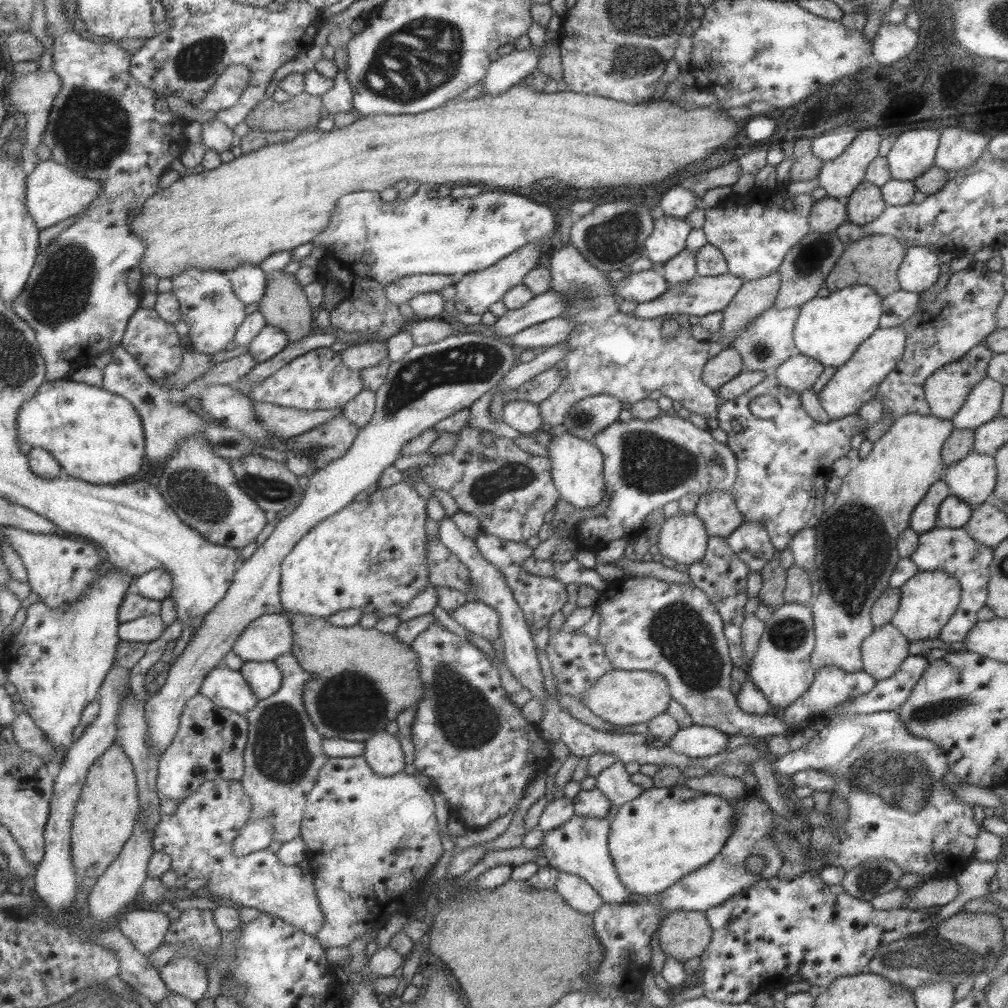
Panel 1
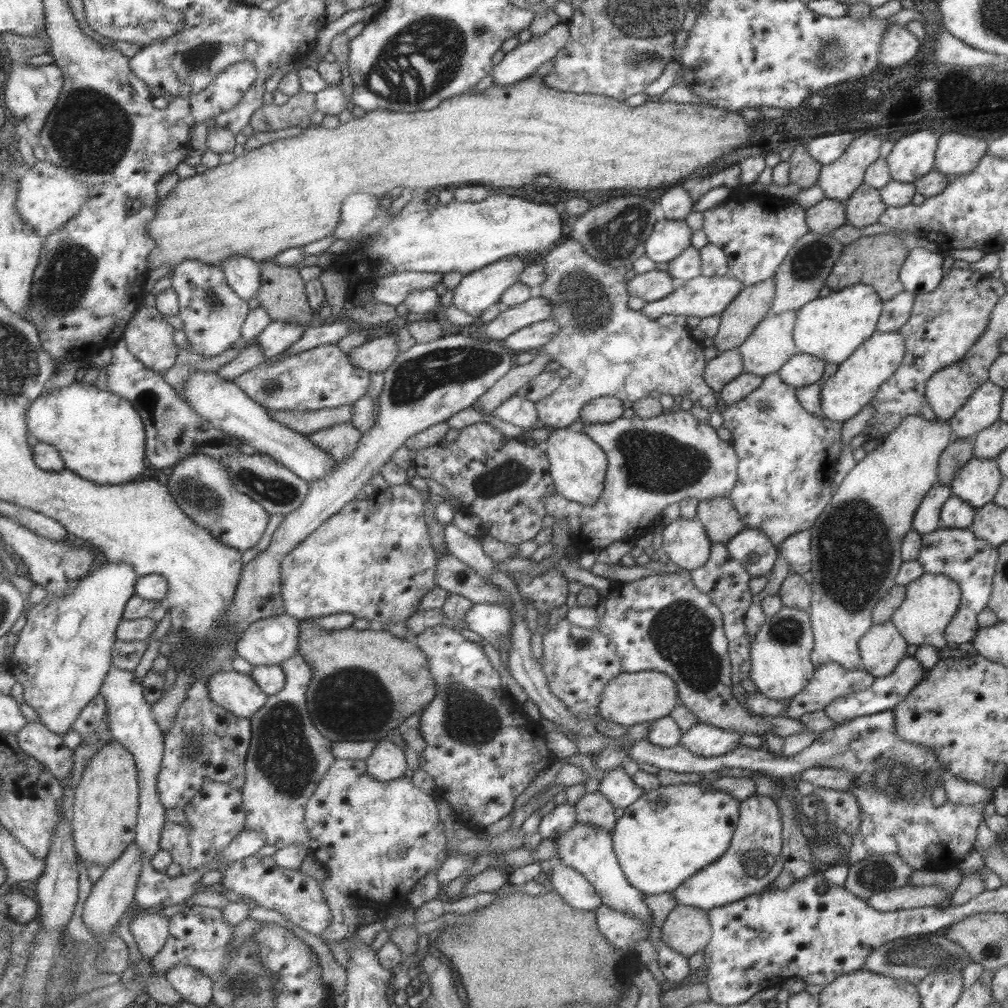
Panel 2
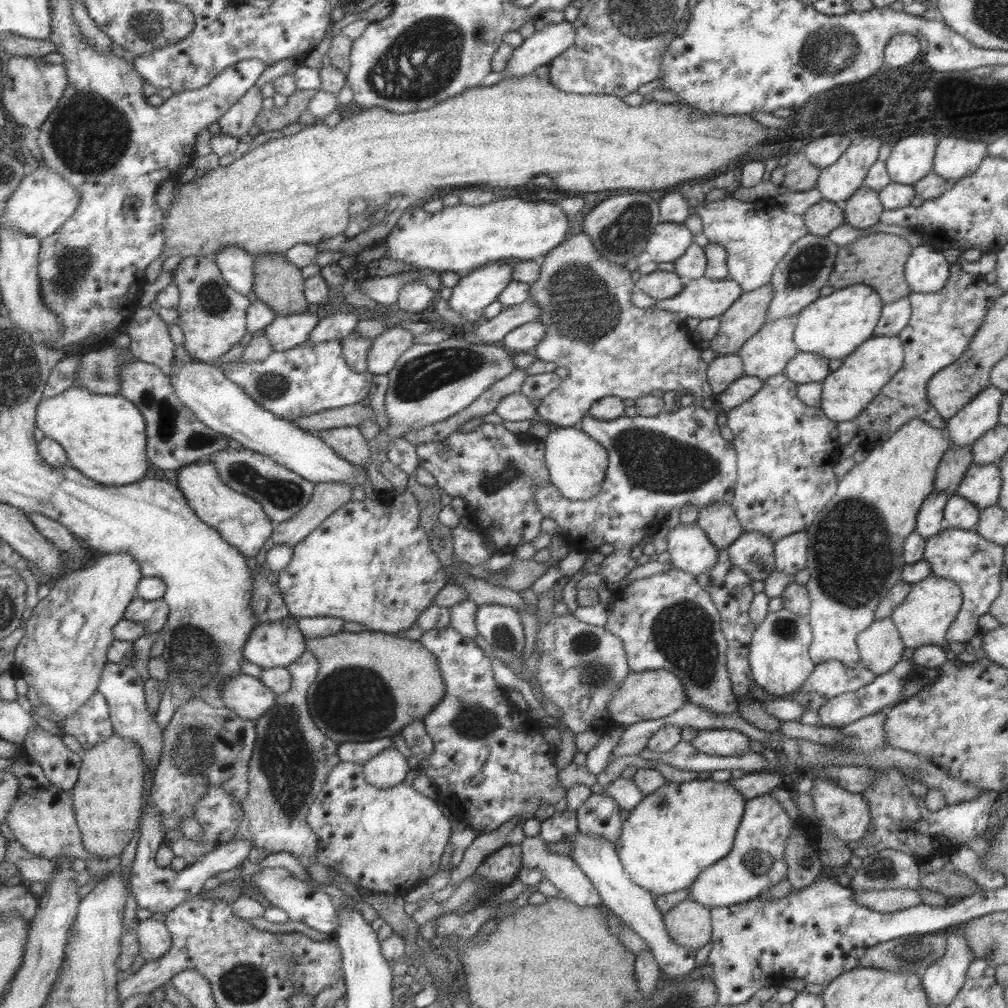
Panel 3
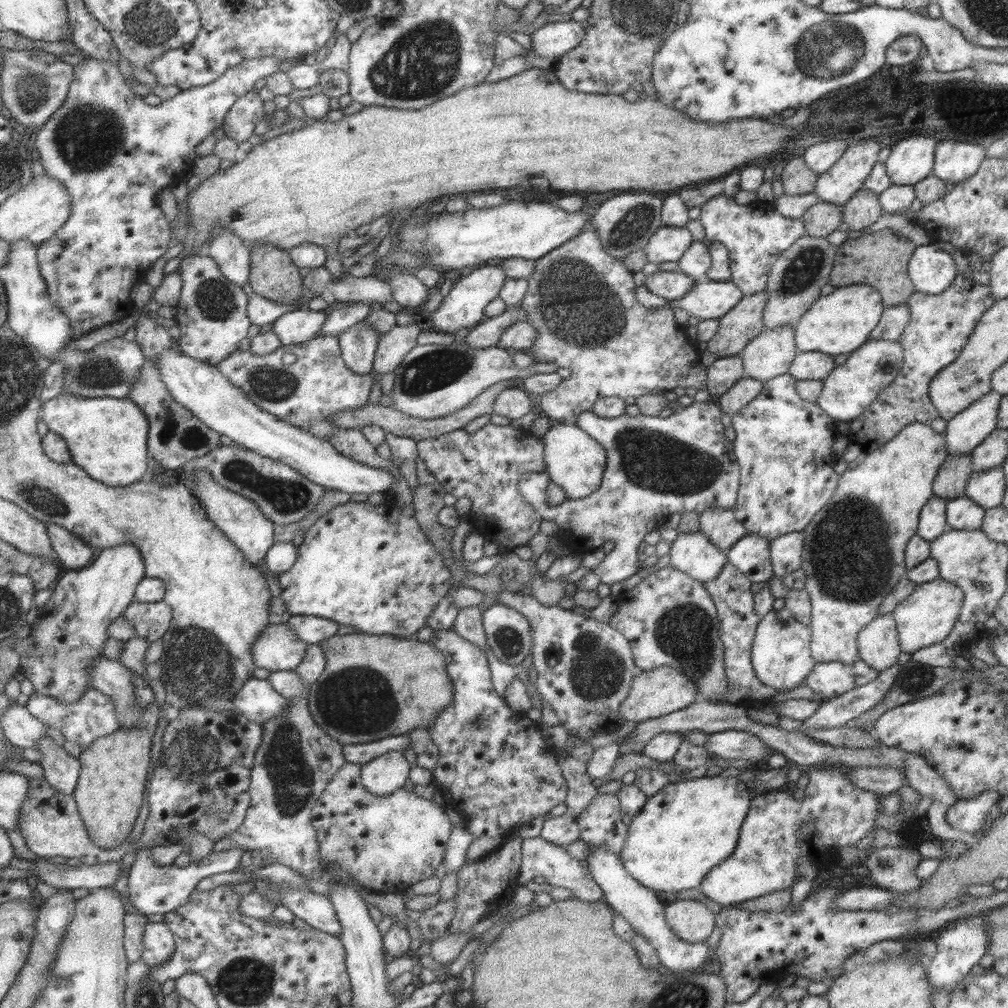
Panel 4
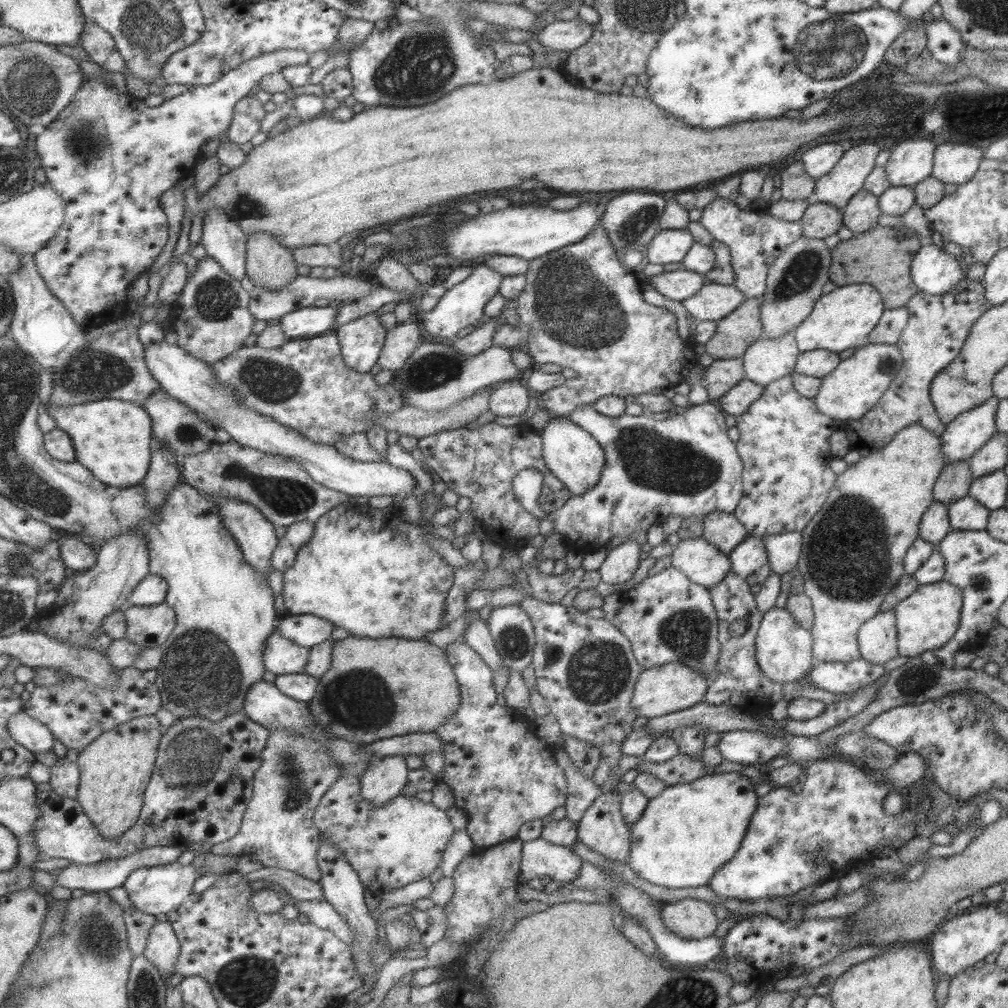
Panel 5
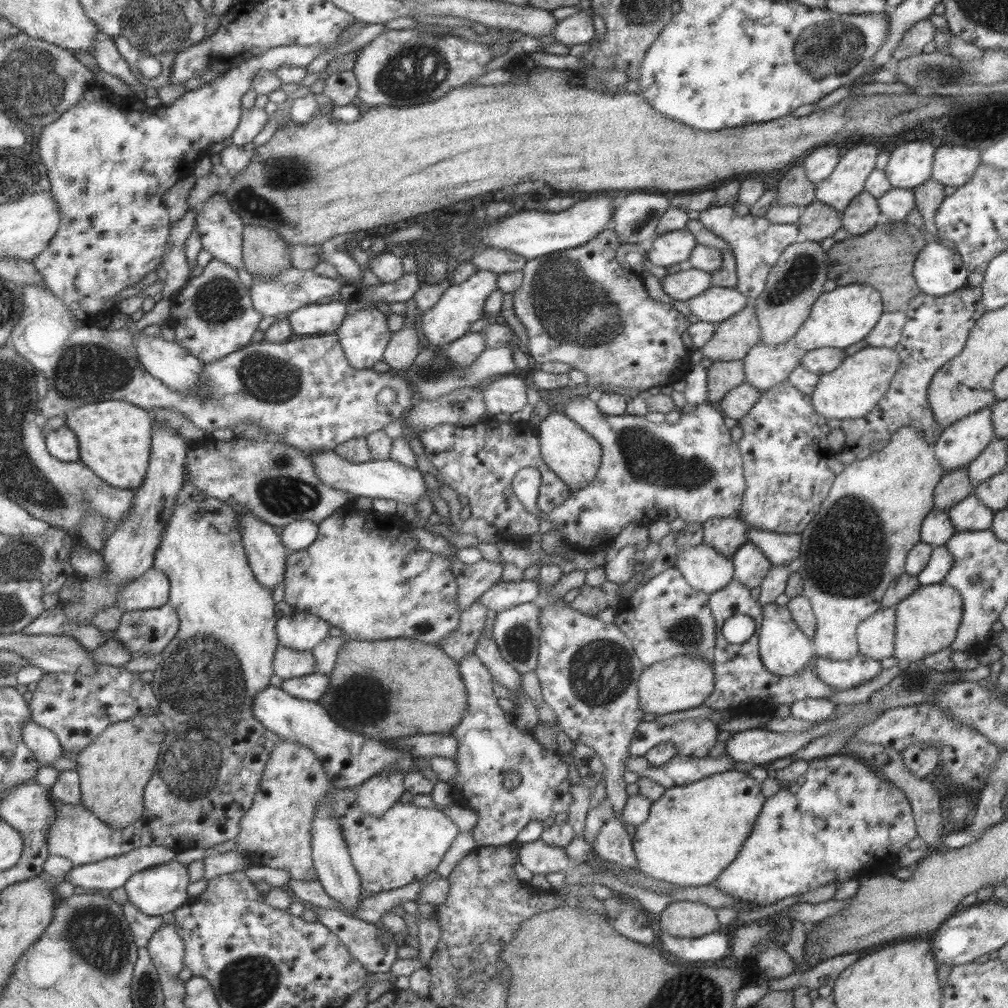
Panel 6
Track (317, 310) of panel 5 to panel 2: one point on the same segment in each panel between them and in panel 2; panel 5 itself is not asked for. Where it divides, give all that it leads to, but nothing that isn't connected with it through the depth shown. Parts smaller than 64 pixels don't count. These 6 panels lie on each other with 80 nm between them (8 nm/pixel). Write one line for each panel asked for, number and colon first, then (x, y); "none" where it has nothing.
2: (276, 336)
3: (284, 332)
4: (298, 325)

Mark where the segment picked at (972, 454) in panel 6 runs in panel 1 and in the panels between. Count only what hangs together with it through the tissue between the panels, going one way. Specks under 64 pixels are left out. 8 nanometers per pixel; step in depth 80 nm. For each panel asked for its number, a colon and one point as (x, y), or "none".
1: (982, 403)
2: (982, 407)
3: (980, 414)
4: (966, 429)
5: (962, 436)

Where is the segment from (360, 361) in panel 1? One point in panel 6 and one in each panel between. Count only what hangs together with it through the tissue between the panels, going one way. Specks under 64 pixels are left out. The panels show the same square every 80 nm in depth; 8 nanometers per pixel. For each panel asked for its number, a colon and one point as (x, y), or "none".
2: (374, 355)
3: (384, 349)
4: (392, 345)
5: (399, 341)
6: (402, 346)

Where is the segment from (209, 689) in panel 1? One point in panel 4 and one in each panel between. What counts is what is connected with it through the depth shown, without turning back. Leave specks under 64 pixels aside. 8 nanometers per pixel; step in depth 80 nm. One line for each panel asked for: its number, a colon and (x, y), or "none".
2: (236, 692)
3: (246, 696)
4: (255, 699)

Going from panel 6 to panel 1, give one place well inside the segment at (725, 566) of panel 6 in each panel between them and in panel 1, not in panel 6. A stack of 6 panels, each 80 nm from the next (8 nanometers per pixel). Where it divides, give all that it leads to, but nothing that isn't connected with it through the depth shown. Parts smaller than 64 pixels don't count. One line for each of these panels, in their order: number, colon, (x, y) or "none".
1: (682, 538)
2: (685, 542)
3: (689, 550)
4: (691, 552)
5: (702, 563)

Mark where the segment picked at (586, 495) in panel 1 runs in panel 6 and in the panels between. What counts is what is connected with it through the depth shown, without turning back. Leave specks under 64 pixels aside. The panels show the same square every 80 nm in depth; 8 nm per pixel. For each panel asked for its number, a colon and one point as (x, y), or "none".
2: (577, 466)
3: (576, 464)
4: (574, 461)
5: (573, 456)
6: (572, 454)

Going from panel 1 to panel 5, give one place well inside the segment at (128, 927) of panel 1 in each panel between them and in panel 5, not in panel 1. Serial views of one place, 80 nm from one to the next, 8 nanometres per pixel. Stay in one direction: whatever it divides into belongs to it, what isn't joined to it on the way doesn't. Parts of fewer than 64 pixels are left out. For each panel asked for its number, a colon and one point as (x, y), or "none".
2: (149, 930)
3: (154, 939)
4: (159, 944)
5: (163, 948)

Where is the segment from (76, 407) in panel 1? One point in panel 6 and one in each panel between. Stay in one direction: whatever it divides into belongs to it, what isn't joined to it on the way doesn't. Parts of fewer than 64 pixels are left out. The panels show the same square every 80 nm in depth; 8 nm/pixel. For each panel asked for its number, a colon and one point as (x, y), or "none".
2: (101, 436)
3: (106, 436)
4: (108, 437)
5: (114, 438)
6: (115, 437)

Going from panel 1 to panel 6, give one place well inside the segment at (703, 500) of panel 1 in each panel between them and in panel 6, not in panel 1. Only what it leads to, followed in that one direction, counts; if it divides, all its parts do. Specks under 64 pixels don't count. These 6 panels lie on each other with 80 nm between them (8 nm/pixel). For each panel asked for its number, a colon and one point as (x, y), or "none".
2: (717, 516)
3: (717, 520)
4: (719, 526)
5: (723, 531)
6: (724, 535)

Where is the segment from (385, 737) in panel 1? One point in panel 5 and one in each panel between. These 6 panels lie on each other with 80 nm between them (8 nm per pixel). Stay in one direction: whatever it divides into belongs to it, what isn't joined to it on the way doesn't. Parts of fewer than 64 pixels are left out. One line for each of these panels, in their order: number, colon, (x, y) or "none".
2: (387, 762)
3: (389, 767)
4: (382, 775)
5: (381, 781)

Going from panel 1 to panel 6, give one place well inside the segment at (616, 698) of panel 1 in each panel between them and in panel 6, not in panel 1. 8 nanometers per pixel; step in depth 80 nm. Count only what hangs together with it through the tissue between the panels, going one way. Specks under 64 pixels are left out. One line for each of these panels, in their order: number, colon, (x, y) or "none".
2: (627, 698)
3: (648, 695)
4: (653, 693)
5: (659, 690)
6: (675, 684)

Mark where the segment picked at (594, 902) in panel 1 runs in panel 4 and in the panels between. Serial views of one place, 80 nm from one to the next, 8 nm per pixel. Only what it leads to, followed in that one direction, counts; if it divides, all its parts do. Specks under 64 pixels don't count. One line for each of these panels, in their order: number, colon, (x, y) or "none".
2: (572, 887)
3: (559, 869)
4: (555, 867)

